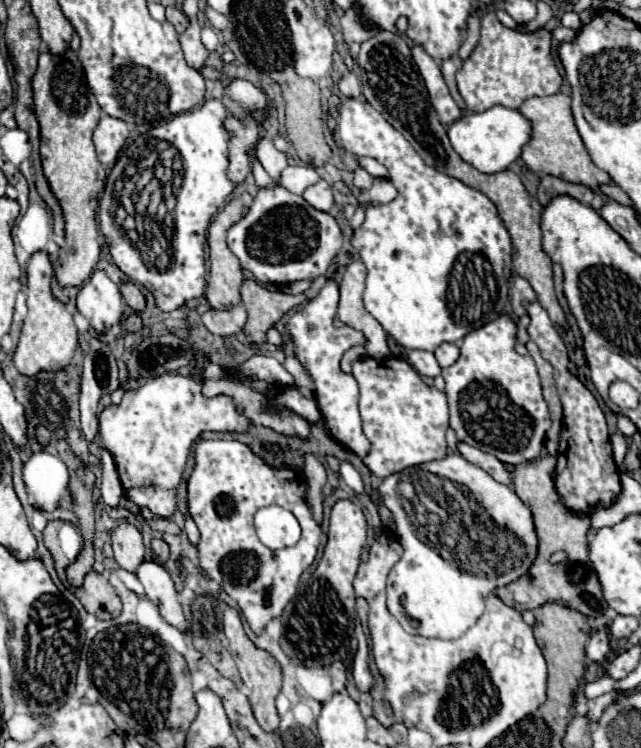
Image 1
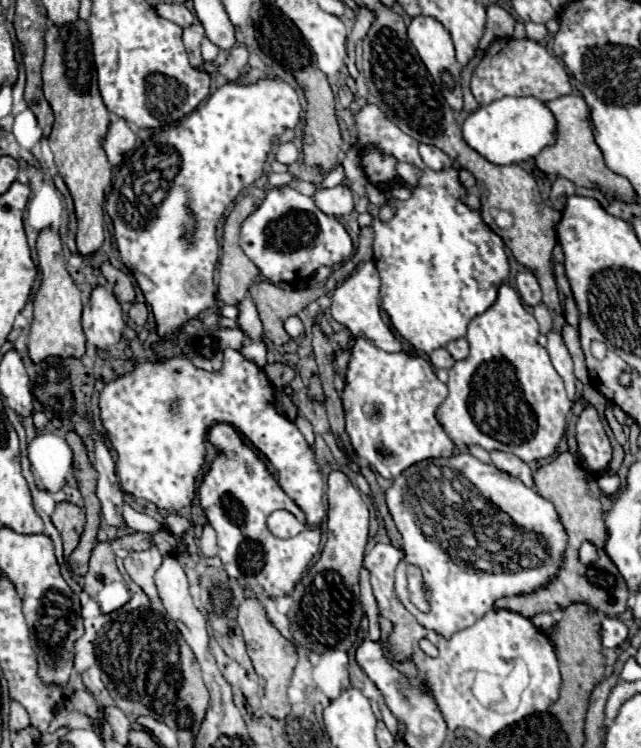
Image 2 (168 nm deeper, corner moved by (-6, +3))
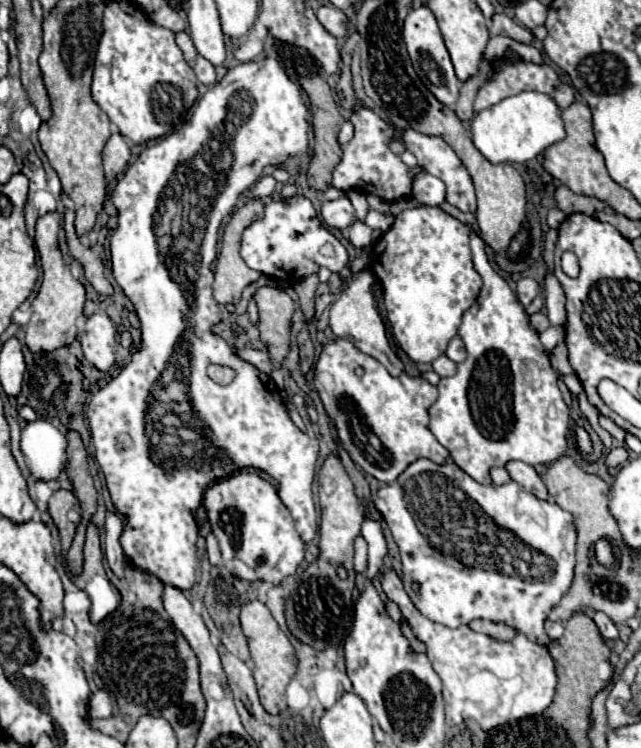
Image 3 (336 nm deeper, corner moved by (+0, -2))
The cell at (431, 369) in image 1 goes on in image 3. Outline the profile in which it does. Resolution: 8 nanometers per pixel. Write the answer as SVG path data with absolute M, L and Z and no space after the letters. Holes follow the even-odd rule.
M440 355L438 359L432 361L432 369L440 375L440 377L450 377L456 373L456 363L450 361L446 355Z

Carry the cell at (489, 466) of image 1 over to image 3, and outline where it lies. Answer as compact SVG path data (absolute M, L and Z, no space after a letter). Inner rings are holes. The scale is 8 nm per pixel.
M508 461L506 463L506 471L508 471L512 481L522 485L526 491L534 493L538 499L550 499L546 487L544 487L544 481L534 471L534 467L530 467L530 465L522 463L522 461Z

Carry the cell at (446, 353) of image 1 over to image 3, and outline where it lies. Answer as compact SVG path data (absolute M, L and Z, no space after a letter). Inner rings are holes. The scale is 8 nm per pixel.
M454 337L446 349L446 355L454 361L454 363L460 363L464 357L466 357L466 351L464 351L464 343L460 337Z

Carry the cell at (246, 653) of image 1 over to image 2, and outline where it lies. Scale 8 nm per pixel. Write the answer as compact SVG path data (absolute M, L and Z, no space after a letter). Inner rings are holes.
M246 598L240 604L238 624L240 624L242 632L244 632L246 648L248 648L250 660L254 664L254 670L264 682L264 692L260 692L264 710L274 718L286 718L288 712L290 712L290 702L288 702L286 690L288 690L288 684L290 684L290 678L292 678L292 670L294 670L294 666L298 662L298 654L296 654L294 642L286 640L276 630L276 626L268 620L266 610L264 610L264 606L262 606L262 602L258 598Z

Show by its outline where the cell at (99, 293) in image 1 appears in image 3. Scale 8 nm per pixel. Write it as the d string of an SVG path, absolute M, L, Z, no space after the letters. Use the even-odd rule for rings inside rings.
M94 313L86 317L86 323L80 333L80 343L84 357L100 371L106 371L114 365L114 345L116 329L106 313Z

